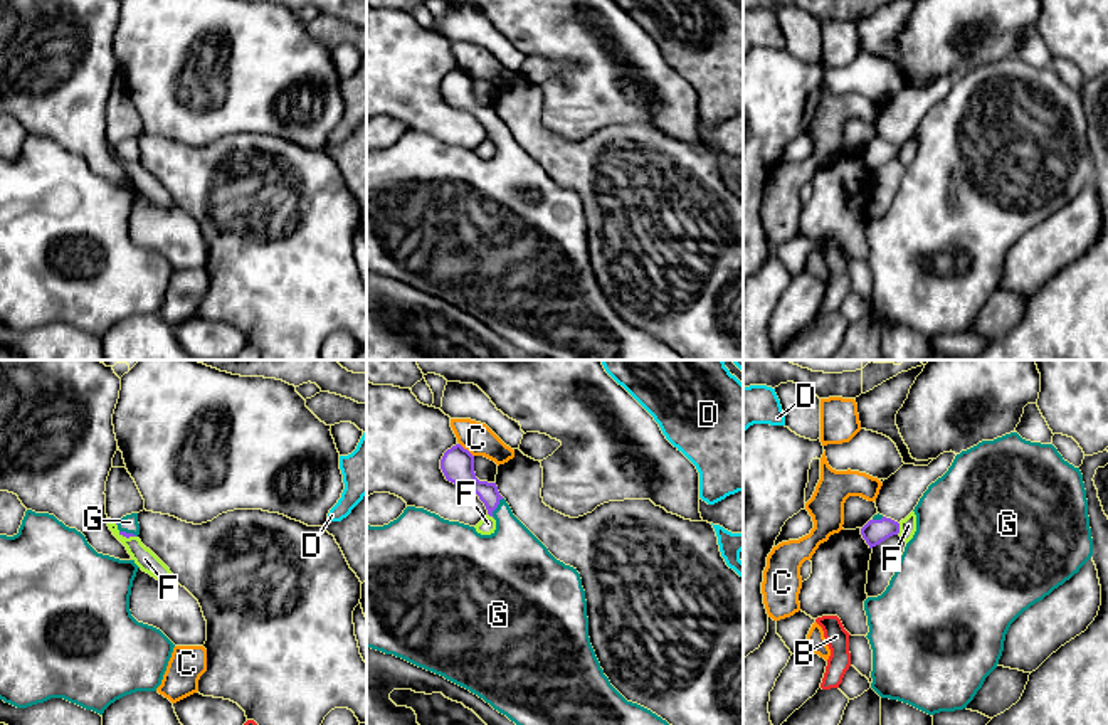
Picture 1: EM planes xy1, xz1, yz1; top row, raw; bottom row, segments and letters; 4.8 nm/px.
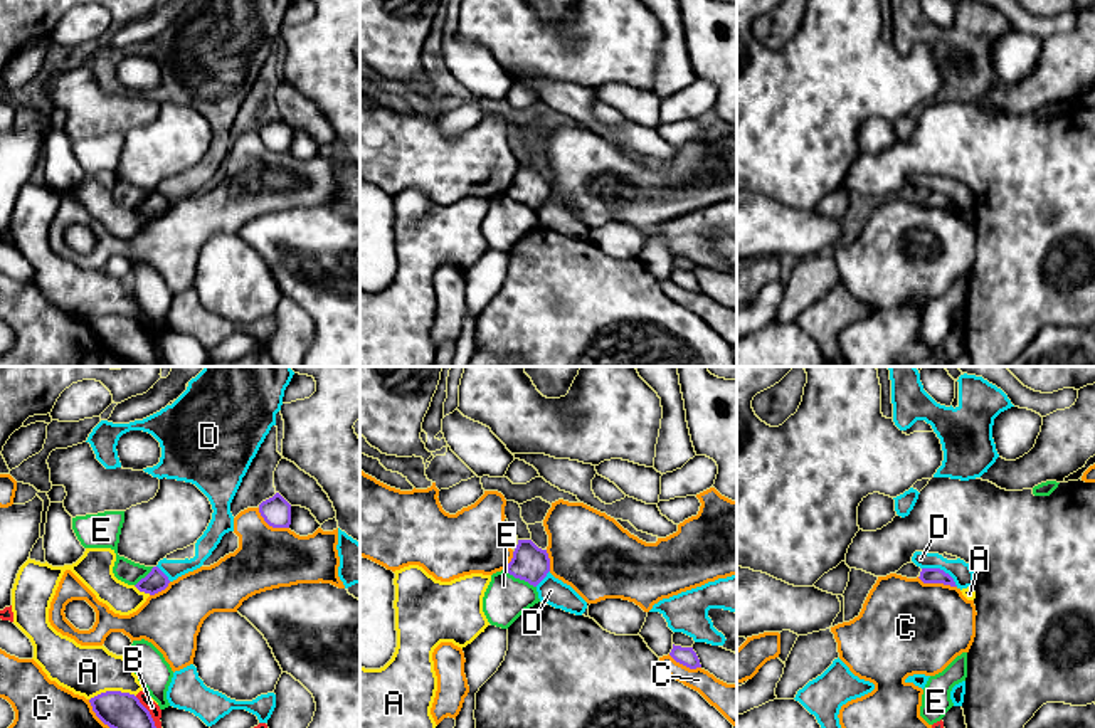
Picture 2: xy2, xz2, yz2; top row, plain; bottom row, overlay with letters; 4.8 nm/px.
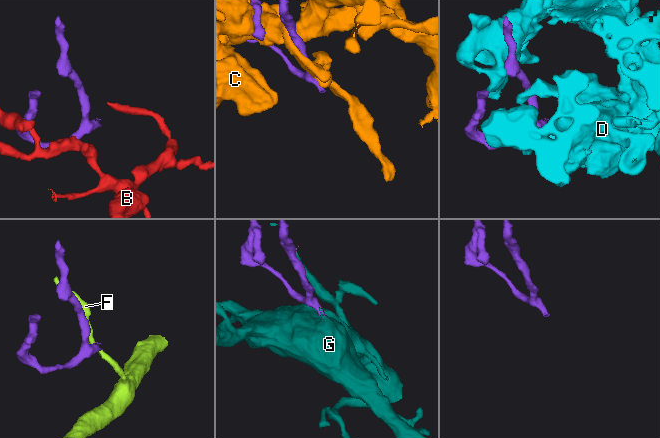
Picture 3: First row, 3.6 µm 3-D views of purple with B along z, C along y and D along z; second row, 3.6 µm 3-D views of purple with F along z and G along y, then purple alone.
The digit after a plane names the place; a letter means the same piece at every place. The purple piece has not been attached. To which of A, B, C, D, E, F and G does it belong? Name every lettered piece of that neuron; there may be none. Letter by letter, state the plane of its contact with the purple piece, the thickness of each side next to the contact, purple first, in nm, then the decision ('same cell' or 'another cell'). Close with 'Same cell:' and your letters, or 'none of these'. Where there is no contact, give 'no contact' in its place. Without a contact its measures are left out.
A: xy2 | 190/240 nm | another cell
B: xy2 | 190/60 nm | another cell
C: yz2 | 80/440 nm | another cell
D: yz2 | 80/100 nm | another cell
E: xz2 | 170/200 nm | another cell
F: yz1 | 120/80 nm | another cell
G: xz1 | 140/280 nm | same cell
Same cell: G

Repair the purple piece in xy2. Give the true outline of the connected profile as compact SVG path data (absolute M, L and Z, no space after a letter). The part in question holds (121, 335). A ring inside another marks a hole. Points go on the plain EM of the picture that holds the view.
M106 314L89 323L96 340L109 351L133 360L140 367L168 367L156 358L150 335L135 318Z

